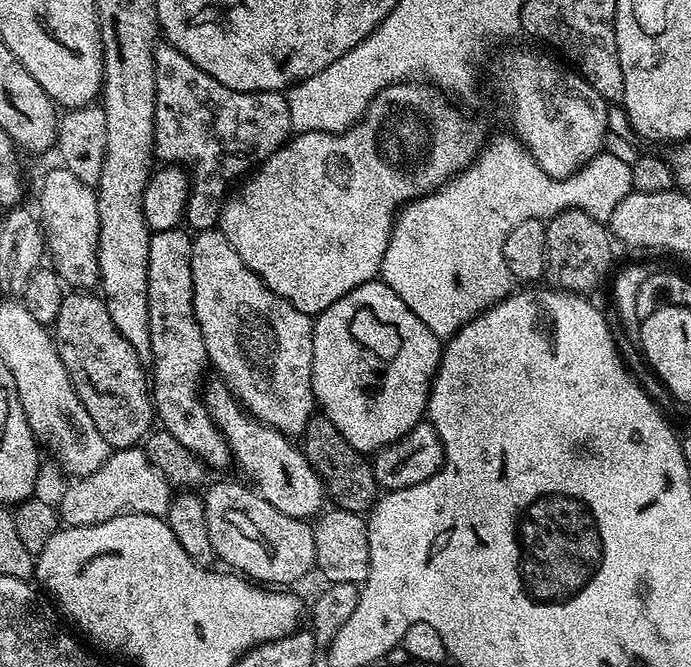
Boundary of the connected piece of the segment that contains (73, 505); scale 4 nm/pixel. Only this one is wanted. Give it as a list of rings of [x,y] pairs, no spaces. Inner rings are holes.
[[[140,446],[113,451],[94,474],[73,479],[71,483],[58,503],[59,519],[70,528],[94,526],[127,512],[164,518],[174,495],[173,485],[155,468]]]

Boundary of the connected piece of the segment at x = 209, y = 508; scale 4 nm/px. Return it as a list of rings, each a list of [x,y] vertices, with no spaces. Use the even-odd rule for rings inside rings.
[[[220,480],[203,493],[206,530],[210,530],[217,561],[229,564],[224,566],[233,573],[264,586],[292,586],[295,580],[315,569],[313,525],[274,510],[266,498],[244,484]]]

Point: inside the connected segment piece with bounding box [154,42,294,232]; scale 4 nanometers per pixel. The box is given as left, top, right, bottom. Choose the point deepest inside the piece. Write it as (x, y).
(214, 133)

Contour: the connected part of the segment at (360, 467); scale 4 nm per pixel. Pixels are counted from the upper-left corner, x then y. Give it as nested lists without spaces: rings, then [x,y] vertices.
[[[313,414],[308,419],[302,433],[302,451],[310,466],[314,466],[314,470],[320,475],[327,499],[335,507],[364,514],[376,503],[378,485],[372,460],[365,453],[354,450],[354,446],[350,446],[350,442],[342,438],[342,430],[338,430],[338,426],[334,426],[328,416]]]

